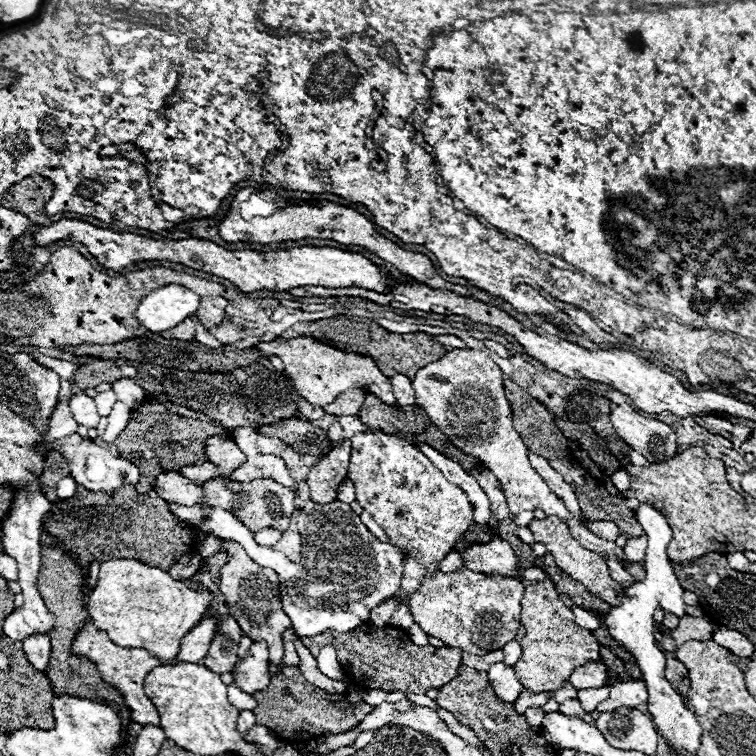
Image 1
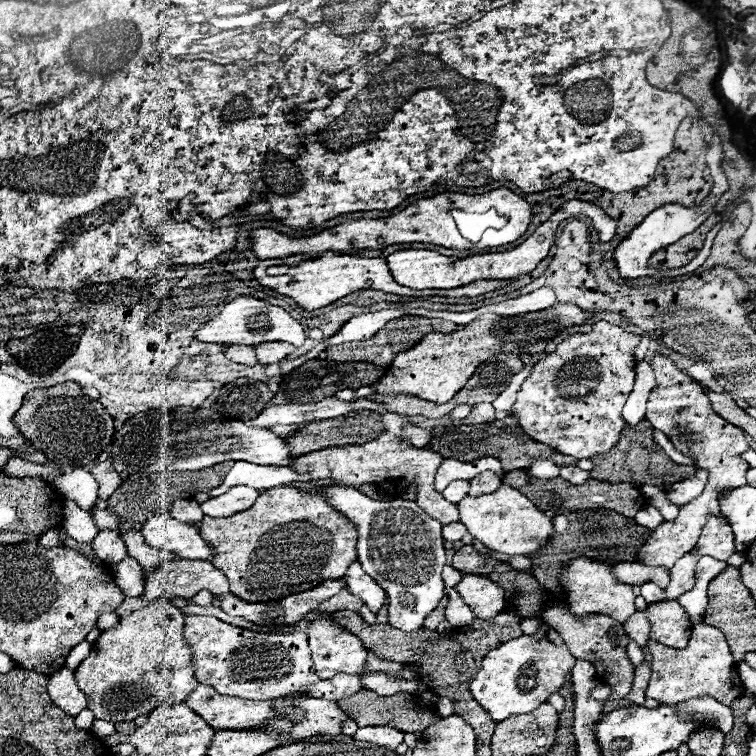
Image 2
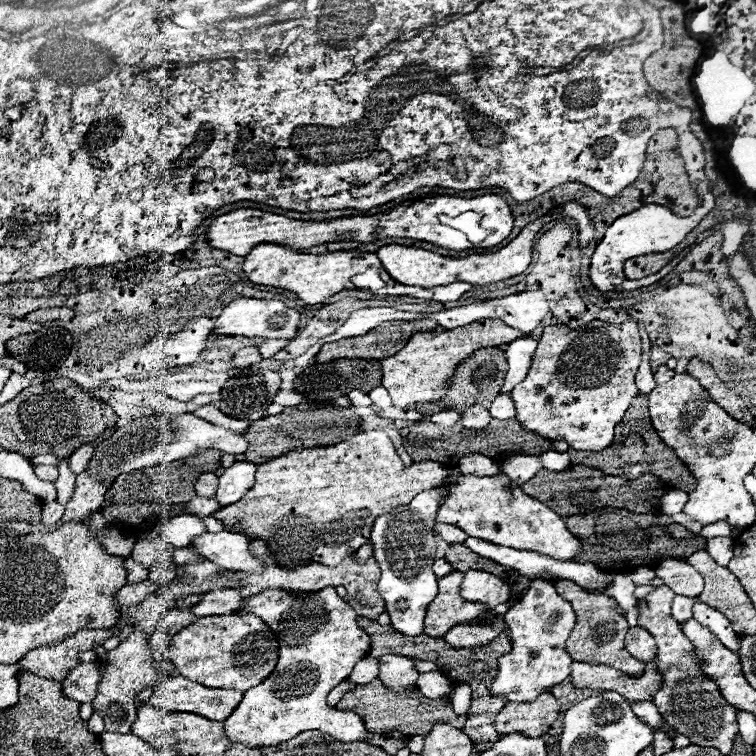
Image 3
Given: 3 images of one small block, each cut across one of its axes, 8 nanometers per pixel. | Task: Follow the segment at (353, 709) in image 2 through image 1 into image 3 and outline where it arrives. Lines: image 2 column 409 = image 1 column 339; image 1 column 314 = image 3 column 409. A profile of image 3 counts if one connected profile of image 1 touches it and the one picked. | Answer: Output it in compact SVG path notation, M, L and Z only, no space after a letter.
M378 678L370 684L362 684L356 686L352 692L346 692L342 696L342 700L336 704L338 710L352 710L356 714L360 714L360 718L366 724L366 730L374 732L374 734L388 734L392 730L400 730L404 736L426 736L434 724L442 724L448 722L452 726L462 728L466 722L466 716L456 716L452 712L450 700L442 698L442 700L428 700L420 694L420 690L416 686L408 686L408 688L398 688L398 690L388 690Z

